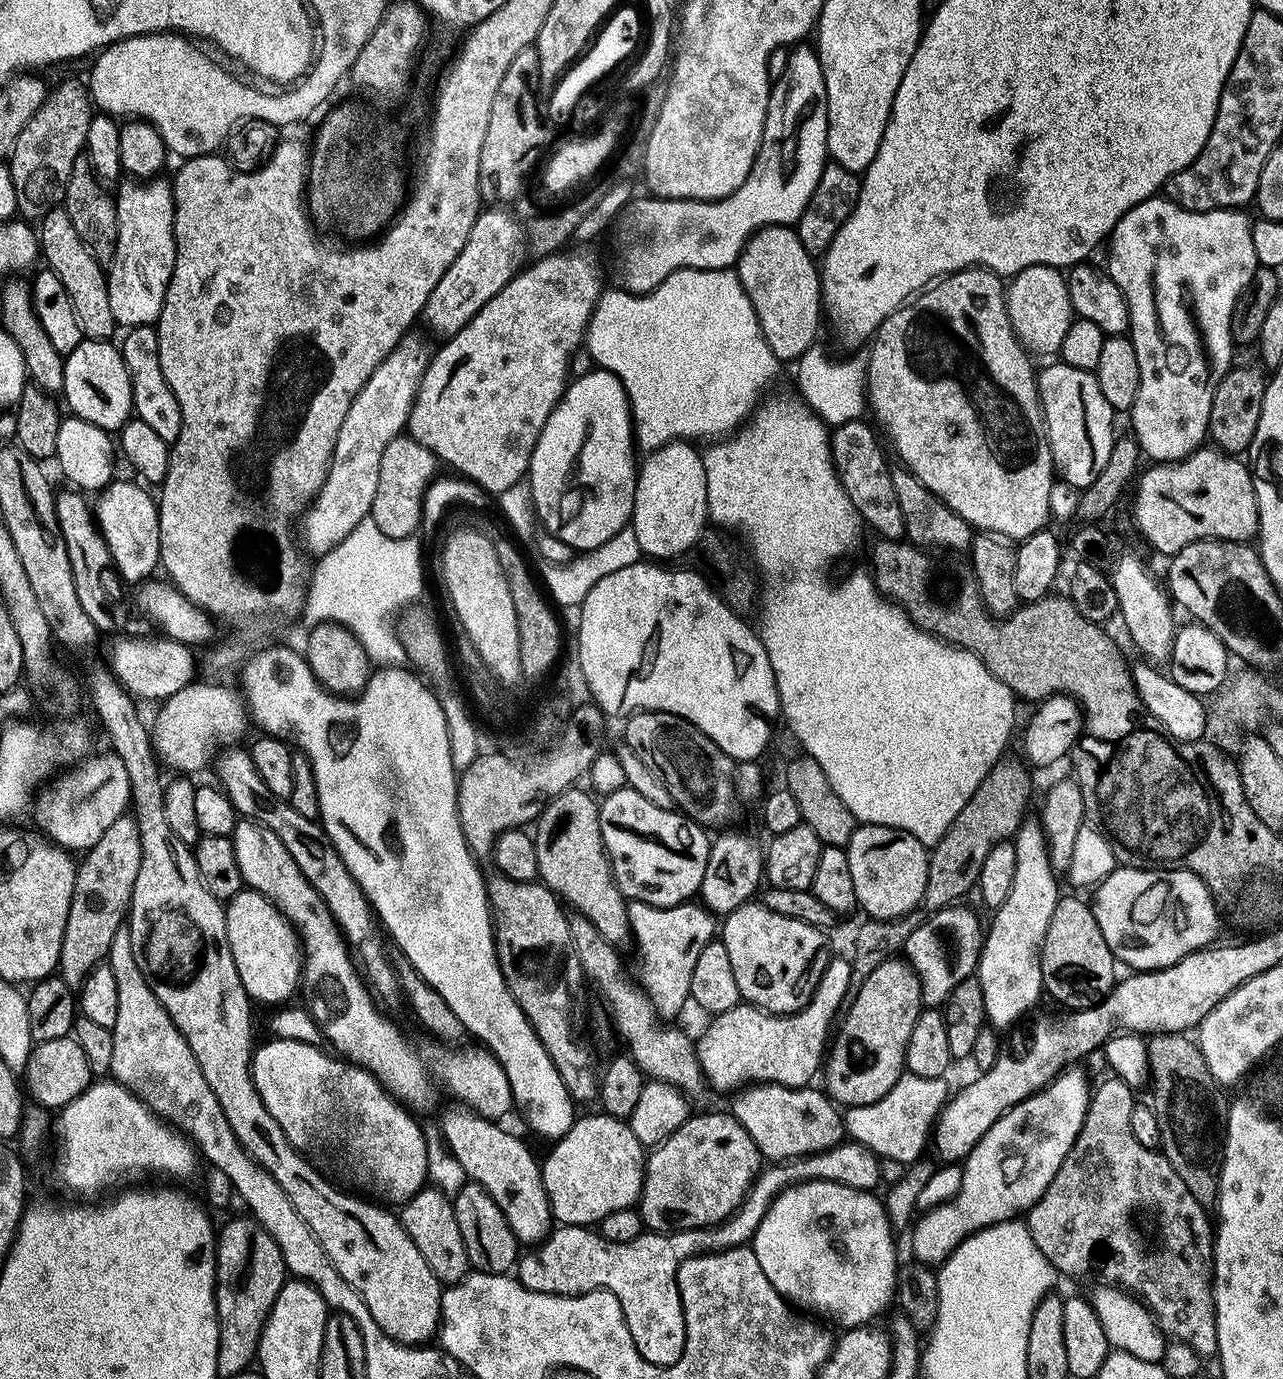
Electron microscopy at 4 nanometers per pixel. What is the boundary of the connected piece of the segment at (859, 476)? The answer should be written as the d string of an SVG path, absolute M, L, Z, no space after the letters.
M861 418L831 429L832 461L836 463L840 480L844 483L844 488L854 502L856 511L860 513L863 523L867 527L869 524L877 532L877 537L885 540L904 540L906 518L902 514L902 506L898 504L898 494L894 492L892 468L880 449L881 437L877 429L872 429L866 421L867 419Z

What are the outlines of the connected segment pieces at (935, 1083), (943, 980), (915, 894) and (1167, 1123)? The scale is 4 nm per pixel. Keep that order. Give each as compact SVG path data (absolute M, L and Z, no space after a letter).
M905 1072L900 1076L898 1082L891 1087L890 1091L874 1104L867 1104L860 1107L847 1107L843 1113L844 1127L847 1135L855 1142L871 1149L881 1159L898 1161L900 1164L909 1166L921 1159L925 1144L927 1147L931 1128L937 1119L938 1113L942 1110L950 1096L947 1079L941 1076L934 1078L922 1078L921 1075L914 1075Z
M949 906L921 919L918 930L906 938L902 956L916 971L920 983L920 999L924 1008L939 1009L958 982L973 979L980 962L980 949L984 946L985 929L980 920L964 906Z
M860 824L851 835L846 850L857 905L869 919L900 919L923 903L930 854L913 835L881 824Z
M1161 1032L1153 1035L1147 1041L1148 1046L1148 1075L1150 1077L1150 1089L1152 1088L1152 1097L1150 1103L1152 1109L1156 1111L1158 1118L1158 1130L1160 1131L1160 1148L1164 1156L1170 1162L1170 1166L1174 1166L1174 1170L1178 1170L1178 1178L1182 1178L1182 1182L1186 1182L1186 1190L1190 1190L1190 1194L1194 1194L1194 1198L1204 1209L1208 1210L1215 1205L1216 1195L1220 1189L1220 1162L1222 1159L1222 1137L1224 1134L1224 1122L1228 1115L1229 1101L1224 1100L1221 1085L1217 1084L1215 1078L1210 1074L1210 1070L1206 1066L1206 1058L1202 1058L1200 1053L1200 1045L1195 1039L1187 1040L1188 1036L1178 1032Z

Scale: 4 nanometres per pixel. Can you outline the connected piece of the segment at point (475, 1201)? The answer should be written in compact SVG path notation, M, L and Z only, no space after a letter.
M467 1182L454 1195L452 1205L458 1218L458 1230L462 1230L462 1242L466 1242L469 1265L478 1272L511 1273L518 1264L518 1241L514 1230L510 1230L510 1222L506 1222L506 1214L502 1214L498 1202L490 1198L490 1194L482 1185Z

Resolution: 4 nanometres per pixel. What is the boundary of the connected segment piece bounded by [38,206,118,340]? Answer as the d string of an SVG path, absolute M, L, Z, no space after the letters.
M62 206L50 209L38 220L38 239L40 256L47 267L66 286L66 294L70 294L70 302L76 311L81 333L93 340L108 340L111 332L118 328L114 313L110 310L110 294L108 293L108 277L105 269L78 238L78 230L74 230L74 222L70 222L70 214Z

